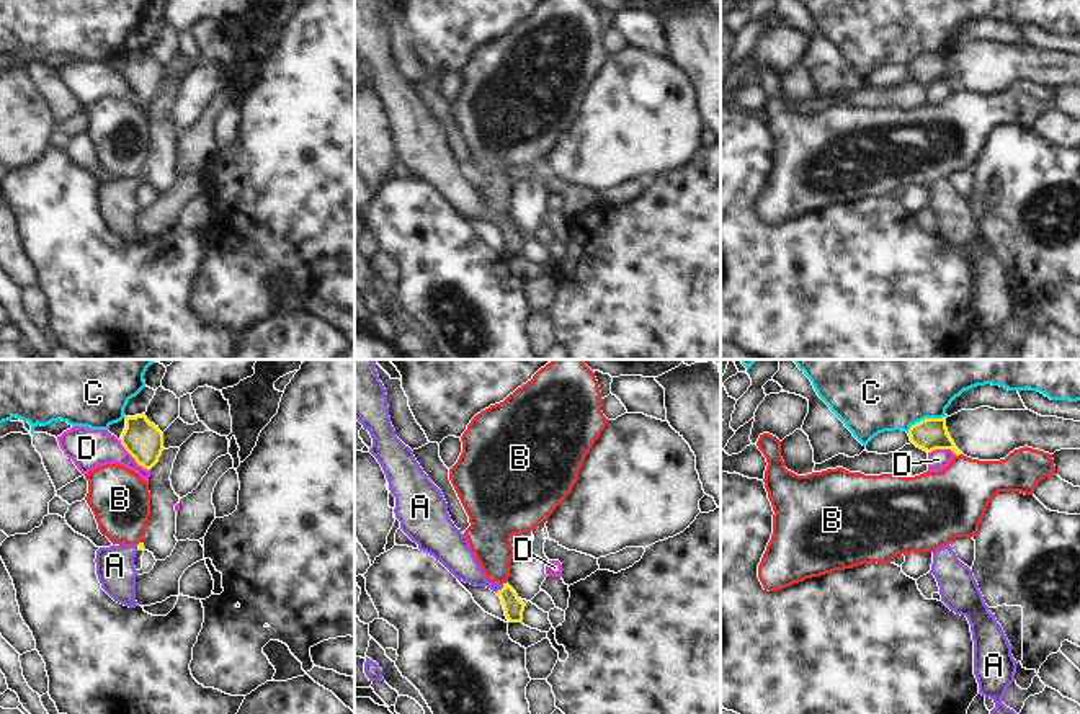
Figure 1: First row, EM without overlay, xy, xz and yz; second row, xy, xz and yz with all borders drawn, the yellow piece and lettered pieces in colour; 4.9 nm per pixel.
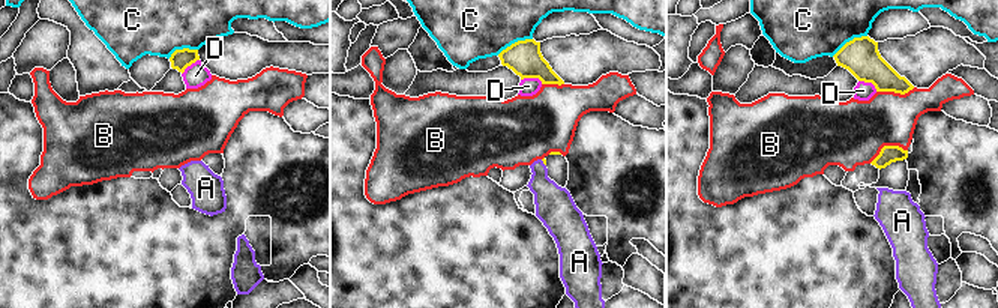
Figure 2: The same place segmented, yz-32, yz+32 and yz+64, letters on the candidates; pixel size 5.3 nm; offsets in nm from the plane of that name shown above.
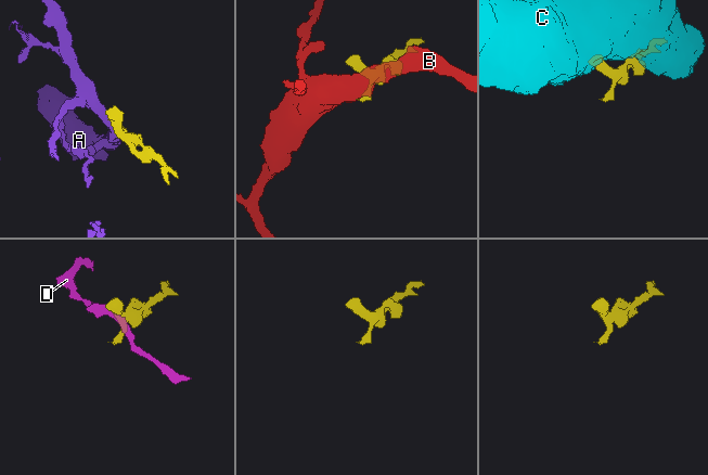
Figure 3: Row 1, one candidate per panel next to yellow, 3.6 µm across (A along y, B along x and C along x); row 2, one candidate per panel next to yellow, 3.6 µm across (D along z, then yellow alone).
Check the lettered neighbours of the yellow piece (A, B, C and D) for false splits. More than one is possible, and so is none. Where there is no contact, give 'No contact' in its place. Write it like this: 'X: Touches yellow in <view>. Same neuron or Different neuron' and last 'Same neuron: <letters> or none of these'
A: Touches yellow in xz. Same neuron
B: Touches yellow in yz. Different neuron
C: Touches yellow in yz. Different neuron
D: Touches yellow in xy. Different neuron
Same neuron: A

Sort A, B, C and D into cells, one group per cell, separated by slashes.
A / B / C / D

